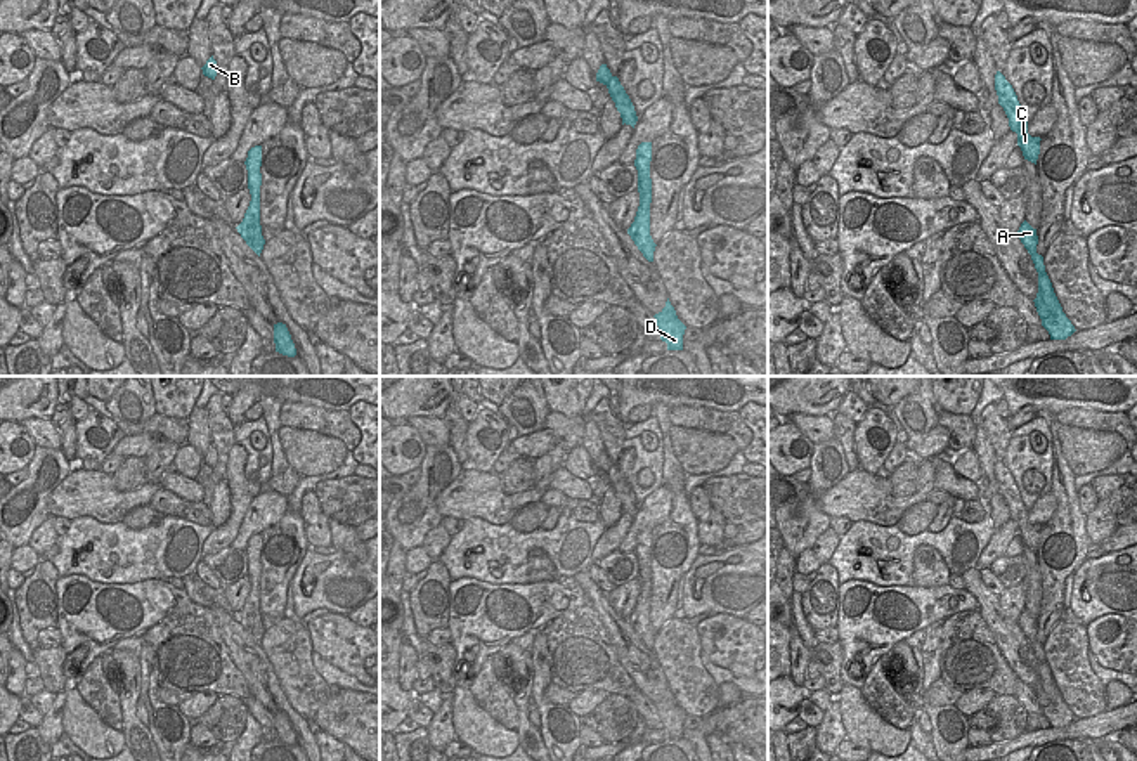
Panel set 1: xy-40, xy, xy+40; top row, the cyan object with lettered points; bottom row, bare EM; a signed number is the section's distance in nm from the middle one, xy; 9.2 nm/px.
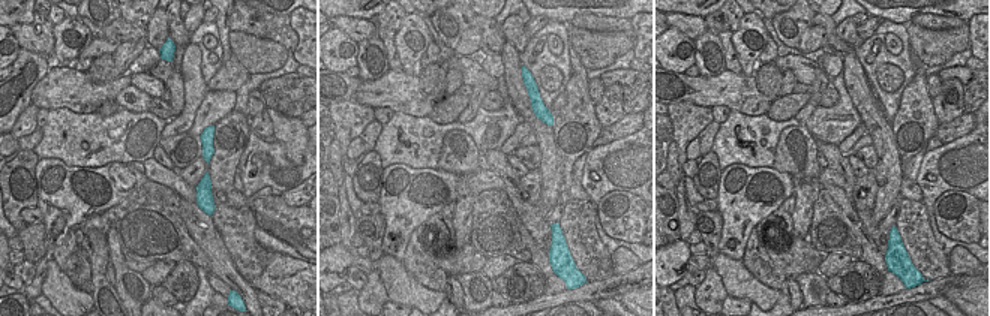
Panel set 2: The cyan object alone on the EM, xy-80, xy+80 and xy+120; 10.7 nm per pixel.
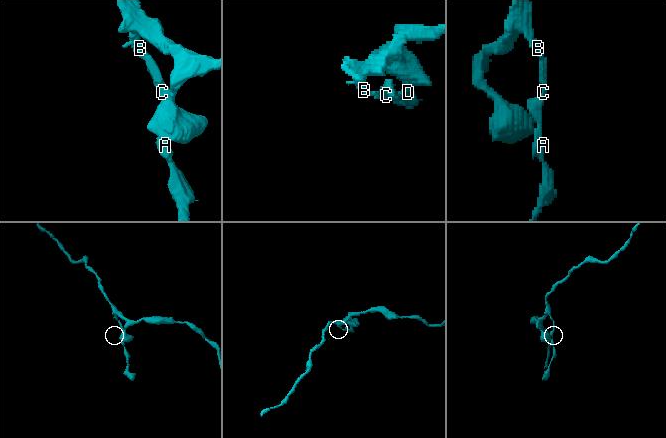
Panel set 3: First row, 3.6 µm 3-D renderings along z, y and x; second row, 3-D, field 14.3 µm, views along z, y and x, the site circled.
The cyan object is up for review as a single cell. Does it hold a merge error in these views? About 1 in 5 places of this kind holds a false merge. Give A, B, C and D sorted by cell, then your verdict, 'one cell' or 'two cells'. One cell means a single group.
A B C D; one cell

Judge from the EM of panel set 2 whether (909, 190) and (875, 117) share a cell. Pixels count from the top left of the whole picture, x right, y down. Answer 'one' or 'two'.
two

